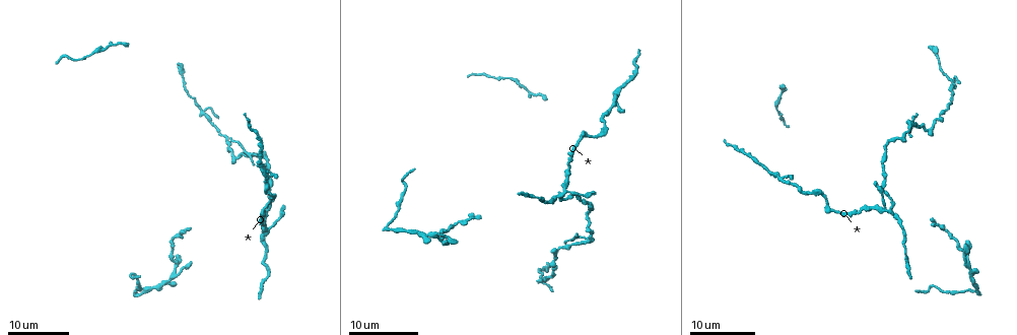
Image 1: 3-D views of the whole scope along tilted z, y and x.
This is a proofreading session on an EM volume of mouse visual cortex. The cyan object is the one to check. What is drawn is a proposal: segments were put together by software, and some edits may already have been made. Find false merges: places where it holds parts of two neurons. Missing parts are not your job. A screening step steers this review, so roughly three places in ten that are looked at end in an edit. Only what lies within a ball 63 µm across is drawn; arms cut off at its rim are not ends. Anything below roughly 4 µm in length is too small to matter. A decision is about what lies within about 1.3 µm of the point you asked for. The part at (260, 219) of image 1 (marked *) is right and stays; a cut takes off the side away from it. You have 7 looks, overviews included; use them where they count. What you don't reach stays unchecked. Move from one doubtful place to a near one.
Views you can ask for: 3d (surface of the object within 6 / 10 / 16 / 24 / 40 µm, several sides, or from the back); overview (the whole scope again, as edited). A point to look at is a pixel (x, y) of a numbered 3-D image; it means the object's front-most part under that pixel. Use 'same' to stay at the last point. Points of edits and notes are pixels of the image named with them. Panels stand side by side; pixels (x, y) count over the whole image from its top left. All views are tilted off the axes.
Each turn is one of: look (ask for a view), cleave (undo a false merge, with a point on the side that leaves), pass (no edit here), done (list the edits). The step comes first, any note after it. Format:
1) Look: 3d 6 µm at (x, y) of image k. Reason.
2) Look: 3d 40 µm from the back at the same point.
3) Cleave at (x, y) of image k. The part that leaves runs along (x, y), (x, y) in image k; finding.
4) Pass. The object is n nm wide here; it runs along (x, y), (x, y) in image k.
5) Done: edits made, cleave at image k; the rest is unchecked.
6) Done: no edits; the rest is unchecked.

Look: 3d 16 µm at (860, 214) of image 1. Thin neck.

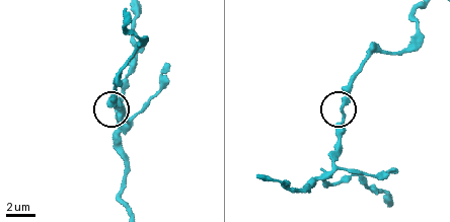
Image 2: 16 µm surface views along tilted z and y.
Look: 3d 10 µm at (340, 109) of image 2.

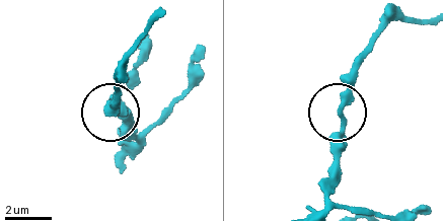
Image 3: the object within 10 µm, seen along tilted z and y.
Pass. It runs along (356, 62), (352, 88), (339, 114), (339, 167) in image 3; all the same neuron.

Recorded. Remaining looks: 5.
Look: 3d 24 µm at (889, 210) of image 1. Three-way junction.

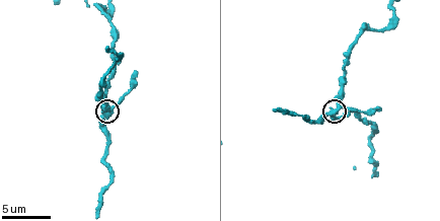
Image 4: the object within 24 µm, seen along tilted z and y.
Look: 3d 10 µm at (331, 111) of image 4. Closer look.

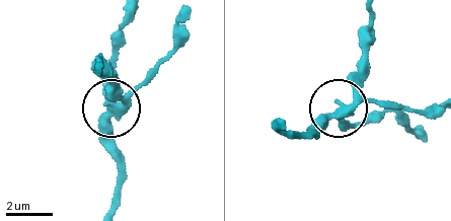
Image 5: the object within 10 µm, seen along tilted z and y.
Pass. The object is 310 nm wide here; all the same neuron.

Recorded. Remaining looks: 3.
Look: 3d 16 µm at (201, 111) of image 1. Small branch off a trunk.

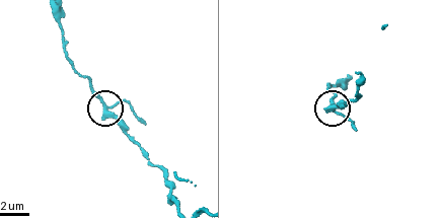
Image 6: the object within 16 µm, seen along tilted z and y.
Look: 3d 6 µm at (103, 104) of image 6.

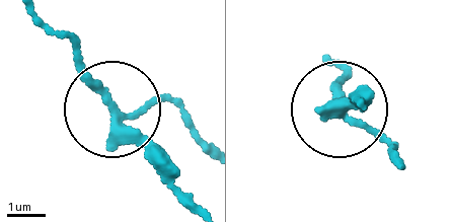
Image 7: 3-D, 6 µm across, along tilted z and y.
Cleave at (165, 94) of image 7. The object is 250 nm wide here; the part that leaves runs along (106, 96), (42, 16) in image 7; a second neuron is stuck on.

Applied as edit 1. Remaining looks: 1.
Done: edits made, cleave at image 7; the rest is unchecked.

